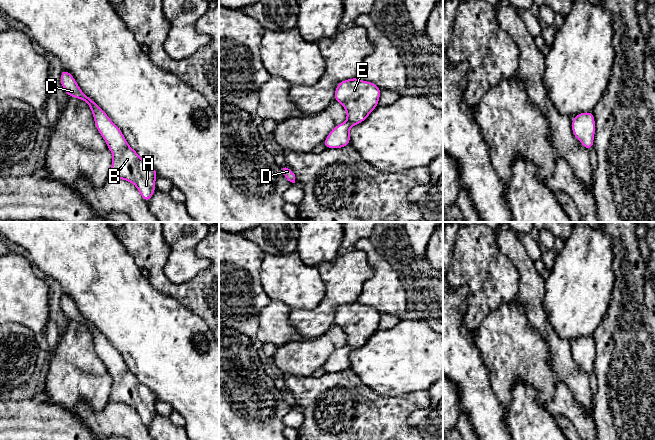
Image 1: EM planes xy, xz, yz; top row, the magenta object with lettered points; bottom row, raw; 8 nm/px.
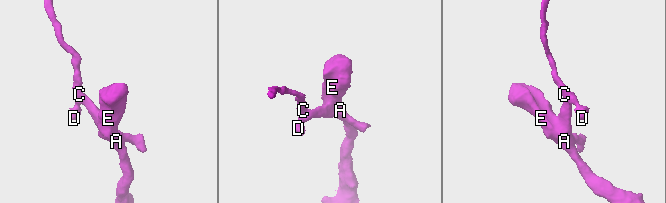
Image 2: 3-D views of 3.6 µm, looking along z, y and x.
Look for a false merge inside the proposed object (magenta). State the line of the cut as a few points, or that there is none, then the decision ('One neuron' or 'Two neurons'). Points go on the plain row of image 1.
No split. One neuron

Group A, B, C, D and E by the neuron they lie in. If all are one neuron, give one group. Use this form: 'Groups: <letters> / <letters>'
Groups: A B C D E

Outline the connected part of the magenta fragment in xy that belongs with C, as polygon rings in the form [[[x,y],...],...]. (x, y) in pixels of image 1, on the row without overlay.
[[[66,293],[62,294],[60,307],[69,321],[78,322],[89,329],[95,350],[113,379],[111,400],[133,407],[143,424],[148,427],[157,413],[155,410],[157,395],[128,369],[119,351],[94,324],[82,316],[74,301]]]

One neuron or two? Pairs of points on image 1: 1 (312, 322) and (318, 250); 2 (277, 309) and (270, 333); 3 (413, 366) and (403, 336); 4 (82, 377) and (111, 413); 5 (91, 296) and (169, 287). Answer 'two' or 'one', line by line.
1: two
2: one
3: one
4: two
5: two

